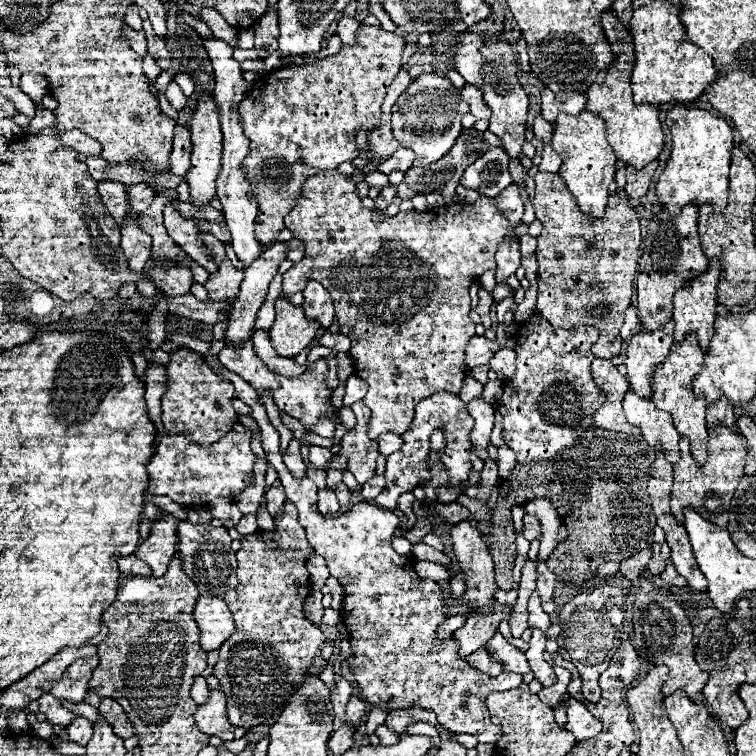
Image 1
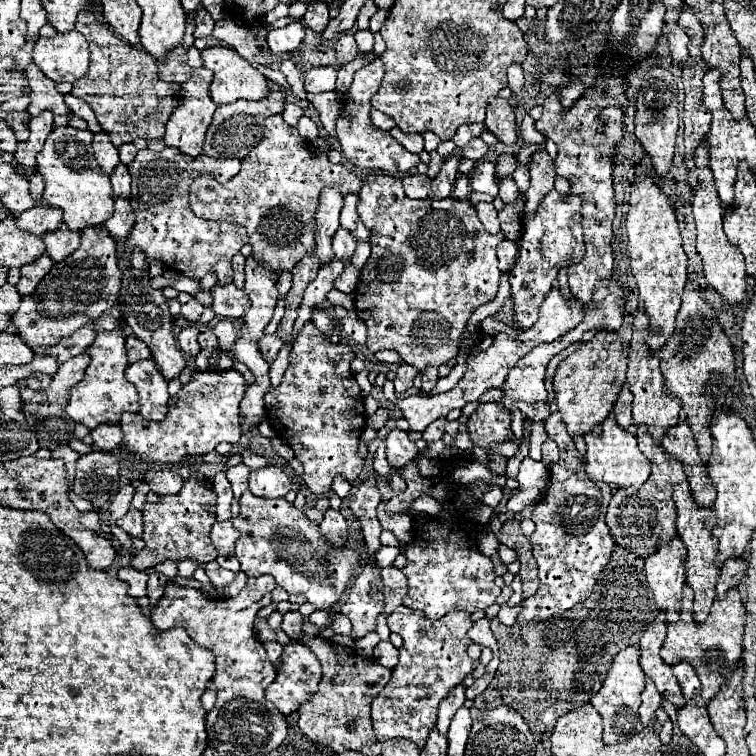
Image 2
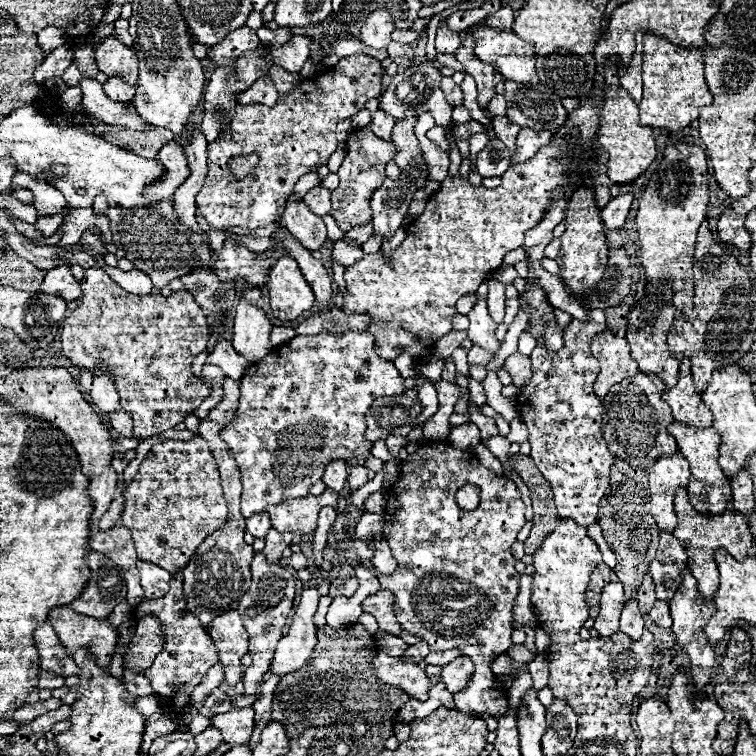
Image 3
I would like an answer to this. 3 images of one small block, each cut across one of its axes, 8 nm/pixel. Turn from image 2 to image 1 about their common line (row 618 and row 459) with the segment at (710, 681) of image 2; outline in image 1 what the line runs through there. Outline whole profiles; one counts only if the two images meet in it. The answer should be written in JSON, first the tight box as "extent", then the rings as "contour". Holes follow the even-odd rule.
{"extent":[670,426,746,528],"contour":[[[726,426],[710,428],[708,438],[708,458],[704,464],[696,464],[690,450],[687,447],[687,437],[680,438],[680,460],[674,464],[674,486],[672,486],[672,498],[670,508],[672,514],[678,518],[680,524],[684,524],[682,508],[692,506],[704,516],[706,520],[726,528],[728,526],[728,510],[730,500],[734,494],[734,488],[738,486],[740,478],[744,476],[744,462],[746,462],[746,438],[738,432],[732,432]]]}

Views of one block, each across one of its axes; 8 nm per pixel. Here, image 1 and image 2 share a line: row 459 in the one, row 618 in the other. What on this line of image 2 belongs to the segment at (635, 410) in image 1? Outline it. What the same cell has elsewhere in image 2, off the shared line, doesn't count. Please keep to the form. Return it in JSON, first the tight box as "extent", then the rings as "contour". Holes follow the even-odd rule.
{"extent":[644,536,686,623],"contour":[[[676,536],[646,558],[644,570],[648,588],[654,594],[654,602],[666,612],[668,623],[678,621],[681,610],[682,588],[684,588],[684,560],[686,546]]]}

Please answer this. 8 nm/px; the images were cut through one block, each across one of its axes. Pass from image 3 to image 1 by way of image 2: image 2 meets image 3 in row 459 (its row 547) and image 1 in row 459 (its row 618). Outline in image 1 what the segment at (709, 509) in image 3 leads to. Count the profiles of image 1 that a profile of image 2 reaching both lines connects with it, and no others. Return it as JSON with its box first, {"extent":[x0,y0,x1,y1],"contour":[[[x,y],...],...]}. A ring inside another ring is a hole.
{"extent":[652,334,708,464],"contour":[[[688,334],[682,342],[674,342],[670,346],[670,354],[664,362],[660,362],[654,370],[654,394],[652,400],[660,410],[666,410],[672,414],[674,426],[680,434],[690,438],[690,450],[698,464],[704,464],[706,460],[706,442],[708,442],[708,430],[706,430],[706,398],[696,396],[692,390],[692,378],[698,374],[704,362],[704,352],[696,340],[696,334]]]}

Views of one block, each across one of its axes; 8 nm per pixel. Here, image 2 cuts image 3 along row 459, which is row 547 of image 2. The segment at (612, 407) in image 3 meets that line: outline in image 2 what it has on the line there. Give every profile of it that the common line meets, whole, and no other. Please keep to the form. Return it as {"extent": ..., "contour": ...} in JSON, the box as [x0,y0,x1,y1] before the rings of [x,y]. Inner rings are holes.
{"extent":[606,426,684,558],"contour":[[[640,426],[636,430],[638,436],[638,446],[640,448],[654,448],[654,456],[658,456],[660,460],[656,464],[652,464],[652,474],[650,478],[642,484],[642,486],[632,486],[632,488],[618,488],[612,496],[612,502],[608,506],[606,512],[606,524],[610,528],[610,534],[614,538],[614,544],[622,546],[624,550],[630,550],[634,554],[638,554],[638,558],[646,558],[648,554],[652,554],[654,550],[658,550],[660,542],[670,542],[676,536],[676,506],[672,500],[672,492],[674,486],[678,482],[682,482],[684,470],[682,464],[672,456],[668,456],[662,446],[654,444],[652,436],[646,432],[646,426]]]}

